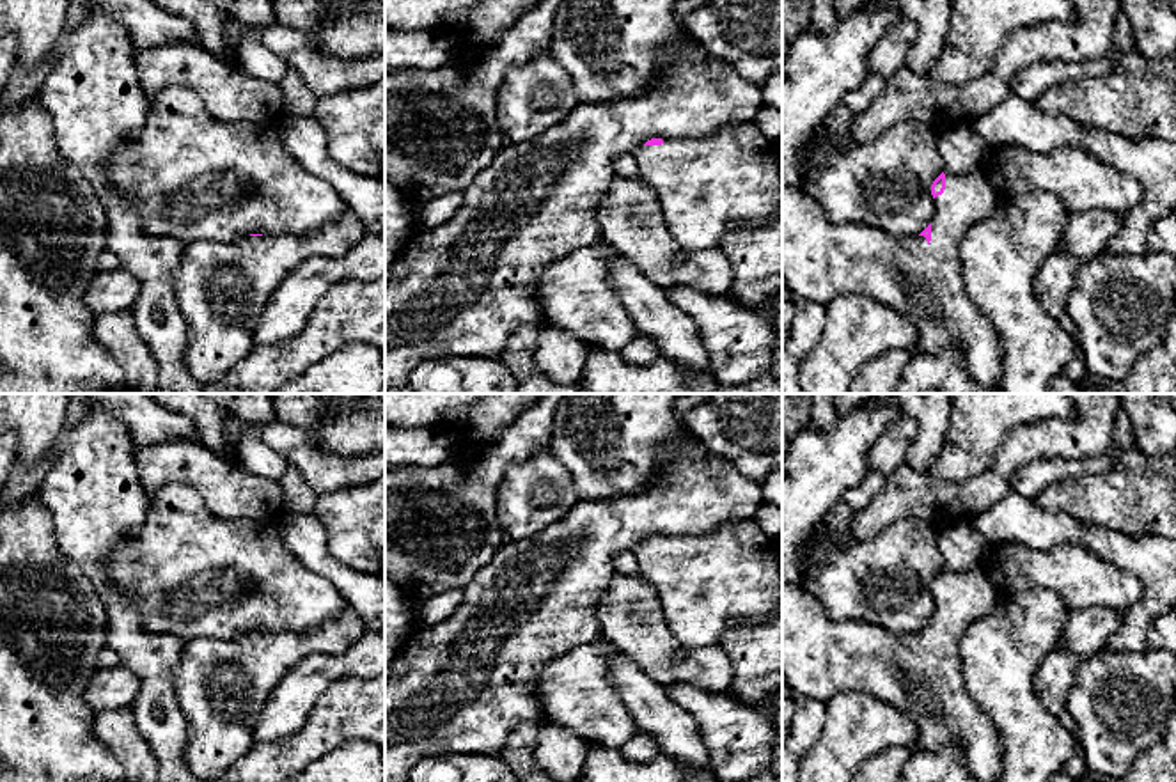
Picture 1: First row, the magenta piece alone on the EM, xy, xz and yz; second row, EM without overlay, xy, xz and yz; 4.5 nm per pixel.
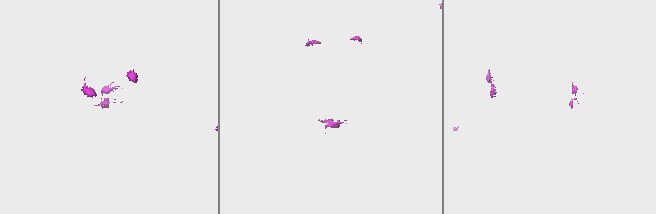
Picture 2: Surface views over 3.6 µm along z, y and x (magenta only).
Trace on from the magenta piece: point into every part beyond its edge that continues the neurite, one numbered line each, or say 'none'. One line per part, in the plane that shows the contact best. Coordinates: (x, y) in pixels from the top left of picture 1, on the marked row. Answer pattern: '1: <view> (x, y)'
1: yz (925, 282)

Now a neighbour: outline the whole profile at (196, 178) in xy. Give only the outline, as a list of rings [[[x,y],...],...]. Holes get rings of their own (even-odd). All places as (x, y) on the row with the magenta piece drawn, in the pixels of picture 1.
[[[170,85],[151,101],[144,128],[106,160],[114,188],[138,202],[151,236],[227,243],[250,234],[307,234],[339,222],[348,206],[333,186],[307,170],[282,142],[282,117],[268,122],[215,119],[184,85]]]

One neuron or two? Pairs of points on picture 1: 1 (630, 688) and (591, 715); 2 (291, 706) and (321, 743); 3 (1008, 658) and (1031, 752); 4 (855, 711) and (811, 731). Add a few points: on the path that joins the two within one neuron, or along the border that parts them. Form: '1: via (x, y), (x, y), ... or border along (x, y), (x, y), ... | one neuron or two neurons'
1: border along (611, 655), (611, 681), (639, 727) | two neurons
2: border along (327, 687), (307, 720), (295, 733), (266, 742) | two neurons
3: via (1008, 681), (1008, 697), (1022, 711), (1026, 729) | one neuron
4: border along (825, 703), (825, 724), (802, 763) | two neurons

